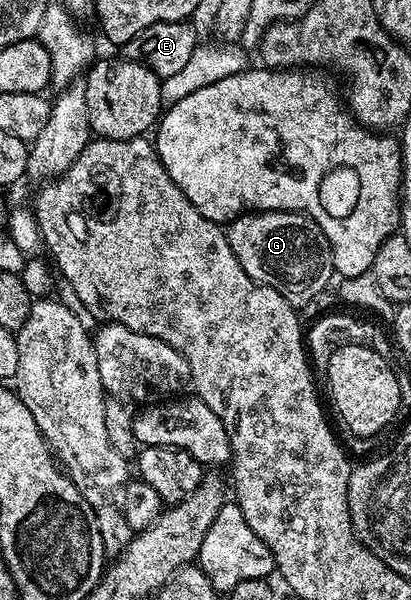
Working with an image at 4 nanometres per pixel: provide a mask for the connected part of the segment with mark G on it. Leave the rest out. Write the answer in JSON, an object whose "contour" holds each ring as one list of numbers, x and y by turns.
{"contour":[[250,211,229,222,225,235,236,259,240,259,240,267,248,271,250,278,270,285,292,303,316,296,322,284,332,277,324,231,303,212]]}

